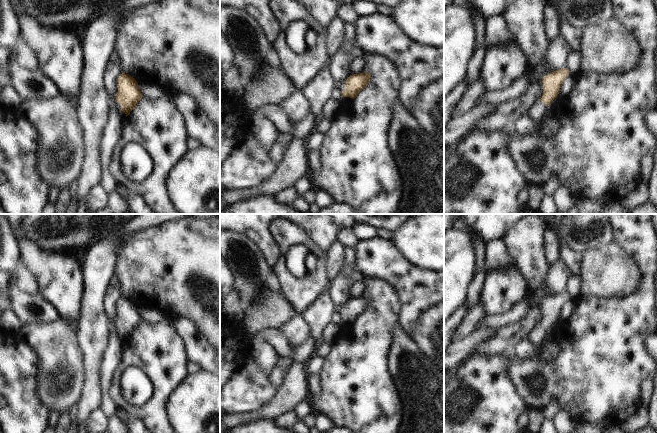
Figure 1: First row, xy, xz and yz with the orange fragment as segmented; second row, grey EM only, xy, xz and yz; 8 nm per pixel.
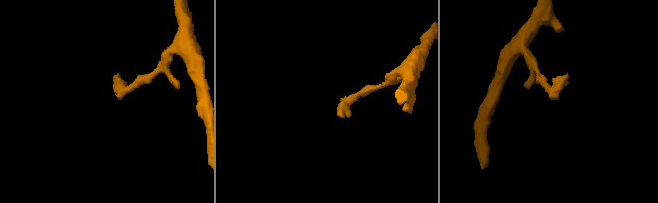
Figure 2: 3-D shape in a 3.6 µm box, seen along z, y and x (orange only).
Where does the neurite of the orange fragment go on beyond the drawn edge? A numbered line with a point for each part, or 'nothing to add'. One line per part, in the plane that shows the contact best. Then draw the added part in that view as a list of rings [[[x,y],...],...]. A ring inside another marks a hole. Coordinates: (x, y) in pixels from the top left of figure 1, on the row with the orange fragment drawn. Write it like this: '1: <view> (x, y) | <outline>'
1: xz (342, 85) | [[[343,80],[343,81],[341,81],[339,84],[338,84],[338,89],[339,89],[339,91],[341,92],[341,100],[352,100],[352,98],[350,98],[350,97],[344,97],[343,95],[342,95],[342,92],[346,89],[346,80]]]

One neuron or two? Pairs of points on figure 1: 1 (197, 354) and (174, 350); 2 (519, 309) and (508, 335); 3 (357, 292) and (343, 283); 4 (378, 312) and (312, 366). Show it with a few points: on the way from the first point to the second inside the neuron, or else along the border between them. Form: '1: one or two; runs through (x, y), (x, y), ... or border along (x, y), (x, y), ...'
1: two; border along (178, 331), (185, 341), (190, 359)
2: two; border along (529, 306), (522, 318), (498, 330)
3: two; border along (358, 277), (352, 288), (351, 297)
4: two; border along (326, 358), (324, 368), (319, 373)

